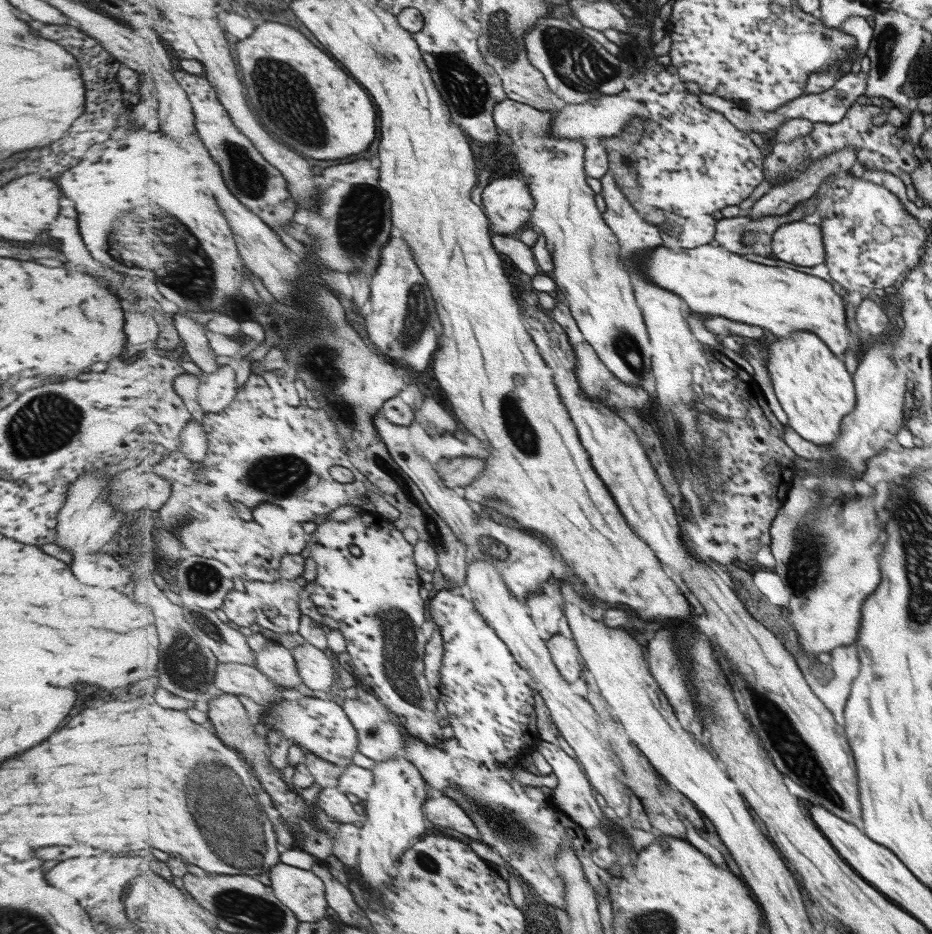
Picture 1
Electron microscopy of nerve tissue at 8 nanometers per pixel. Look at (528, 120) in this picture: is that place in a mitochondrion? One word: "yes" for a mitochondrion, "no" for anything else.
no

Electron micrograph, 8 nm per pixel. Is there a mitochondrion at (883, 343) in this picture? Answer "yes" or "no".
no

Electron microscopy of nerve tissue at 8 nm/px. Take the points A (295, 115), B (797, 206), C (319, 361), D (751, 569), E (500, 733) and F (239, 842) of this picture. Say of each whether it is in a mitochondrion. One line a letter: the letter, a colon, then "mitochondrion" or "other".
A: mitochondrion
B: other
C: mitochondrion
D: other
E: other
F: mitochondrion

